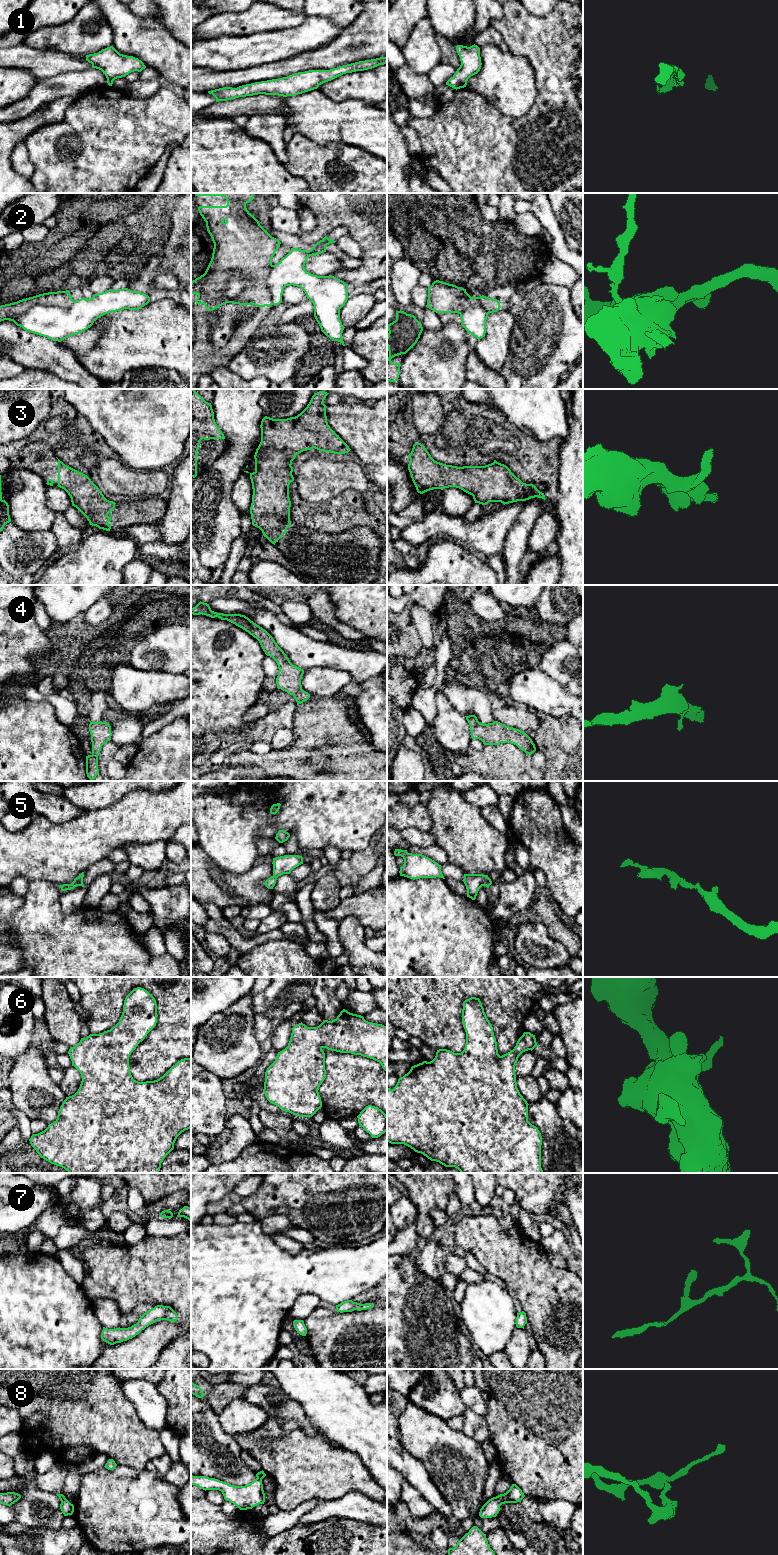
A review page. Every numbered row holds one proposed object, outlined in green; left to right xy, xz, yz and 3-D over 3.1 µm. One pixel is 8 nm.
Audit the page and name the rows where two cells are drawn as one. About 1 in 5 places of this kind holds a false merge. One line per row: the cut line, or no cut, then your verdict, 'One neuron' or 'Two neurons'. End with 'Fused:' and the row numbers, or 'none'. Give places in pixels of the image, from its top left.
1: No split. One neuron
2: Split along xz (253, 280), (235, 297), (226, 298), (222, 294). Two neurons
3: No split. One neuron
4: No split. One neuron
5: No split. One neuron
6: No split. One neuron
7: No split. One neuron
8: Split along yz (495, 1497), (500, 1505). Two neurons
Fused: 2, 8

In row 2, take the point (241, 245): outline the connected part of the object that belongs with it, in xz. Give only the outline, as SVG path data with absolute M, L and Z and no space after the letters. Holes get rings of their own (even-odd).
M195 193L196 196L223 196L226 206L199 206L198 211L206 222L207 231L214 243L211 261L203 275L191 282L191 294L197 294L196 304L204 304L213 311L226 303L270 307L272 295L266 280L272 267L272 258L281 242L272 237L247 210L246 204L254 199L254 193ZM231 274L249 276L253 282L236 298L227 299L223 293Z

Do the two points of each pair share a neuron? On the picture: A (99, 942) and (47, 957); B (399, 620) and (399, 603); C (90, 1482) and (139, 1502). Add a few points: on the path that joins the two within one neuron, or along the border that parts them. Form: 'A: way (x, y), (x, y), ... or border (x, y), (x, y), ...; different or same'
A: way (86, 947), (75, 955), (60, 955); same
B: border (407, 603), (397, 614); different
C: way (102, 1494), (110, 1502), (127, 1502); same

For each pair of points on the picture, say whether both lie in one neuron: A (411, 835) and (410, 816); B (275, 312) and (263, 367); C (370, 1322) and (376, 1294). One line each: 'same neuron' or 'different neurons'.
A: different neurons
B: same neuron
C: different neurons

